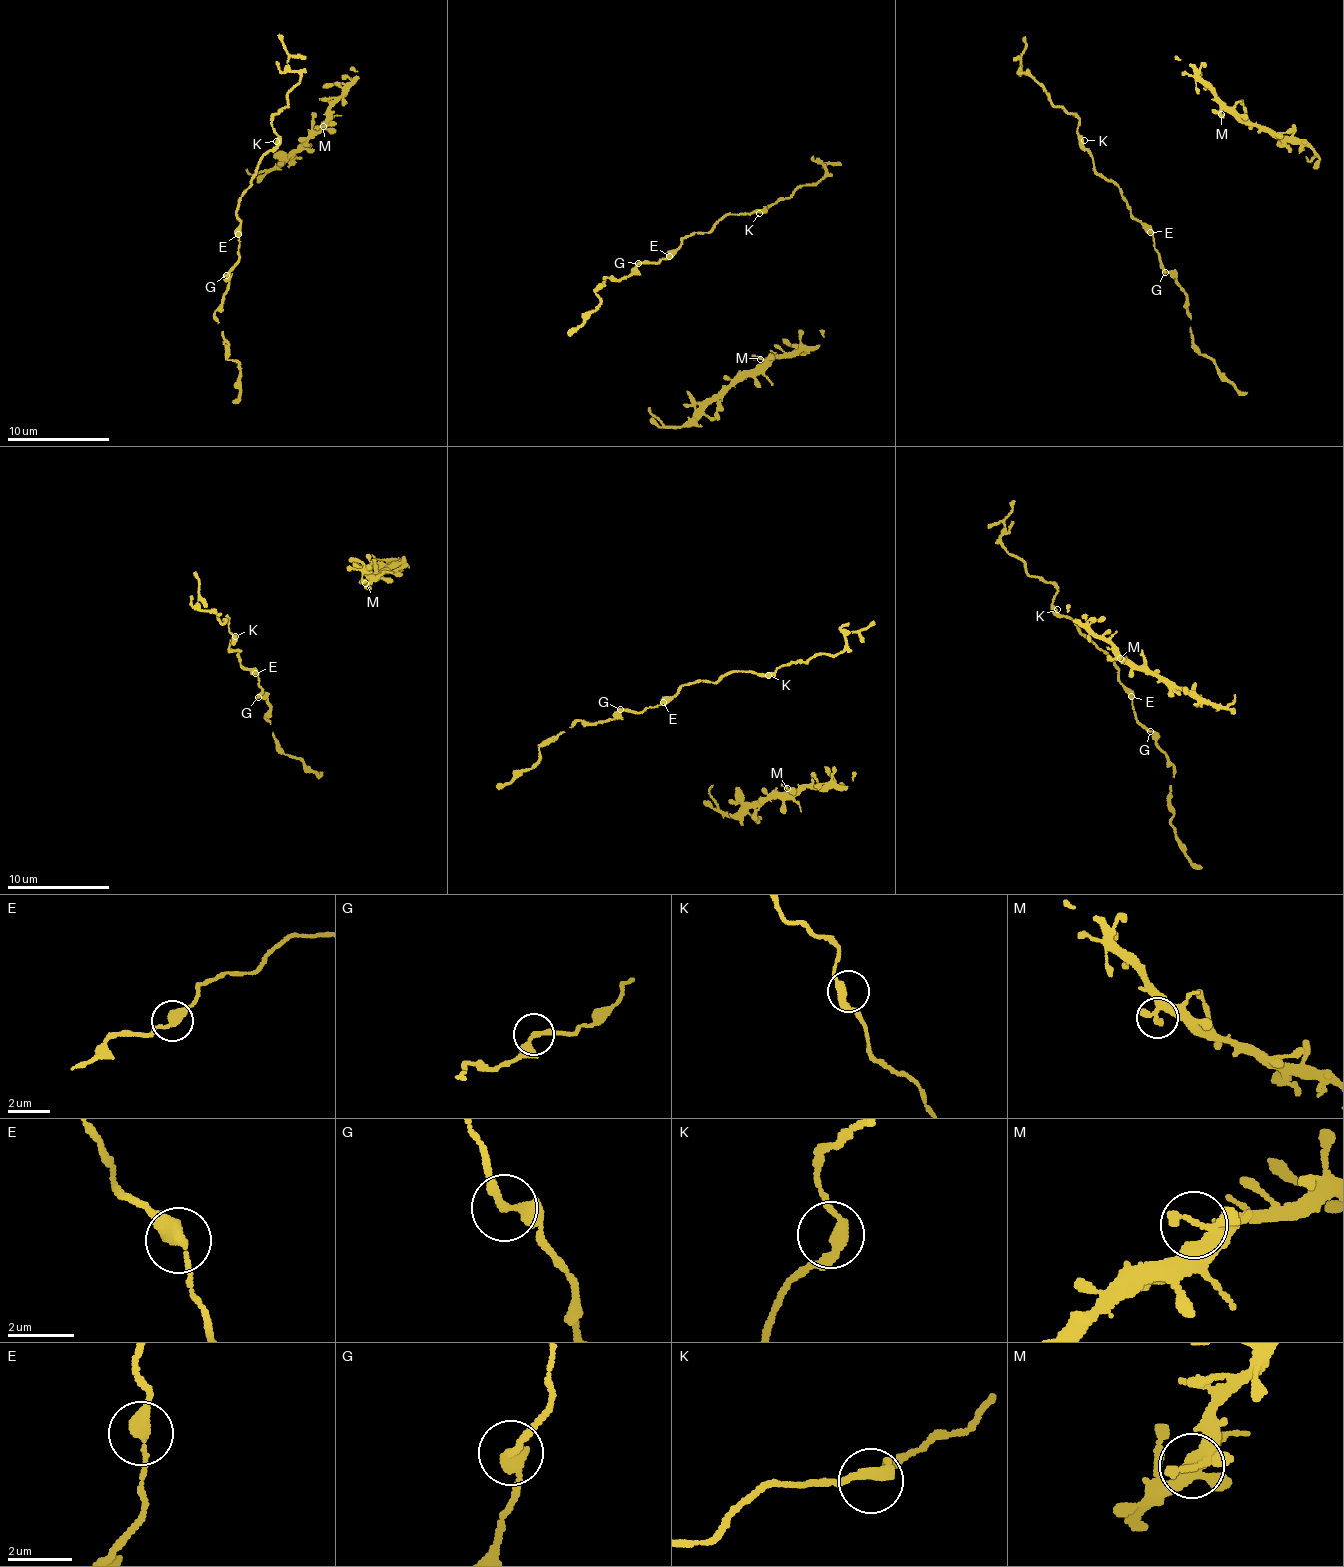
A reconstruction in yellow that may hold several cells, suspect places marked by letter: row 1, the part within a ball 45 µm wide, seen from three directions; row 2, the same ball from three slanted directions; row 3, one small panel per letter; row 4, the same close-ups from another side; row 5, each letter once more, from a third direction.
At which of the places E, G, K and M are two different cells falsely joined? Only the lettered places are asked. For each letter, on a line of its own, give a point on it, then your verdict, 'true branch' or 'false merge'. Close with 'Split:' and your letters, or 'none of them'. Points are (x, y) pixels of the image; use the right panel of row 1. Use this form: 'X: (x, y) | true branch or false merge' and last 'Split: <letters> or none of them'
E: (1150, 232) | true branch
G: (1165, 272) | true branch
K: (1084, 140) | true branch
M: (1221, 114) | true branch
Split: none of them

